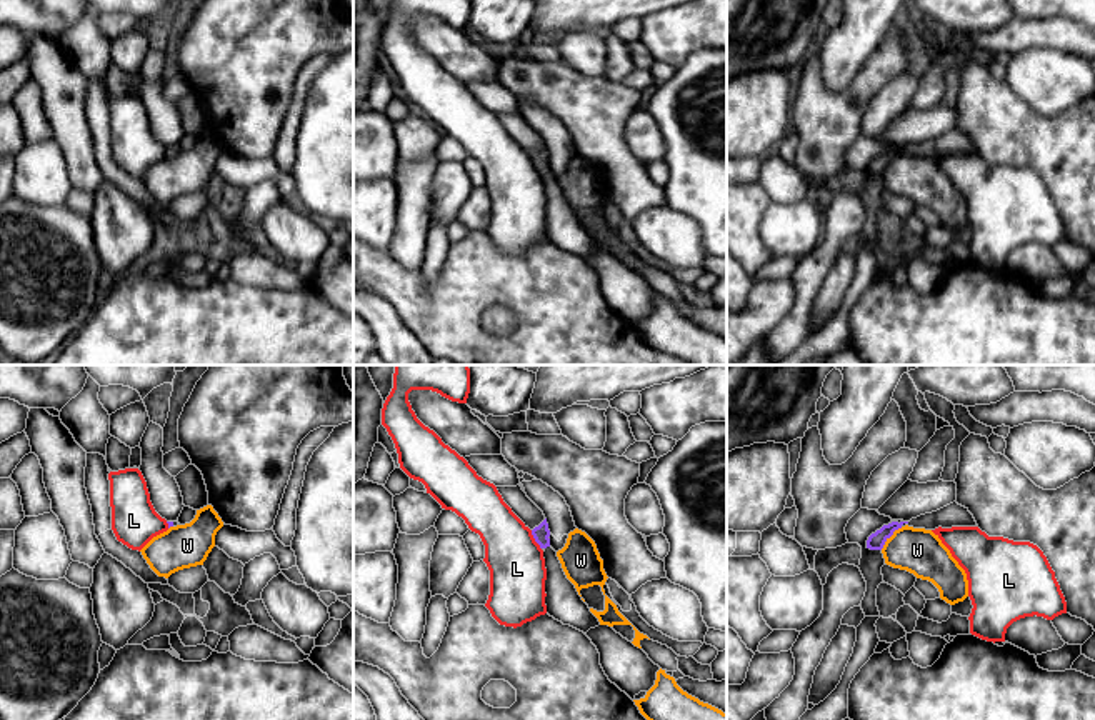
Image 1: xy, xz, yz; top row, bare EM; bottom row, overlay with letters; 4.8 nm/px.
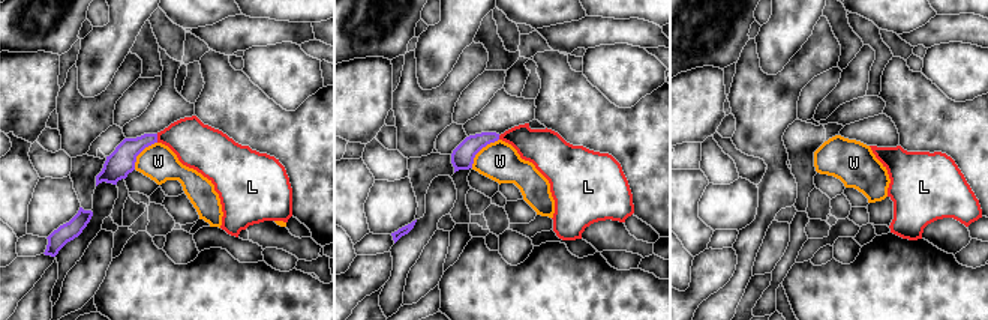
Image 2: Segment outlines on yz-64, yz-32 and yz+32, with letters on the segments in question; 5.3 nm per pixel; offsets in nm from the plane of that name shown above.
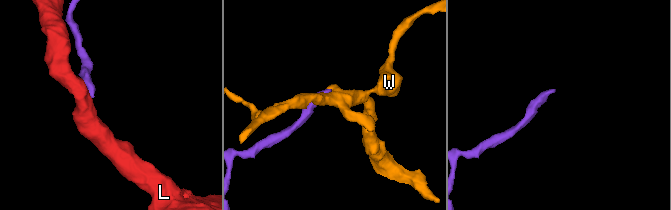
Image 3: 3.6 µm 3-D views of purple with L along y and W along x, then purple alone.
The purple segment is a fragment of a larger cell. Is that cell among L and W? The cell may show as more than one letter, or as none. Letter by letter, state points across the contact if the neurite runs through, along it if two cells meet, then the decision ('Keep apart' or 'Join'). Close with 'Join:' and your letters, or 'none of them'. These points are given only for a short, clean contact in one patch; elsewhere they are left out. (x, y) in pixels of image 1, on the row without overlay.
L: Keep apart
W: Boundary: yz (902, 154), (880, 175). Keep apart
Join: none of them

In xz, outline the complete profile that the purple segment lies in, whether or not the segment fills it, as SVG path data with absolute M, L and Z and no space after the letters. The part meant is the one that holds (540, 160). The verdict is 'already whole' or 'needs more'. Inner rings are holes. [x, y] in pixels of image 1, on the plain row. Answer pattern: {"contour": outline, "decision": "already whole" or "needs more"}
{"contour": "M547 145L532 157L535 168L543 175L547 207L545 232L547 240L563 252L570 252L583 260L600 252L588 232L578 222L575 212L567 205L557 178L550 173L550 157Z", "decision": "needs more"}

